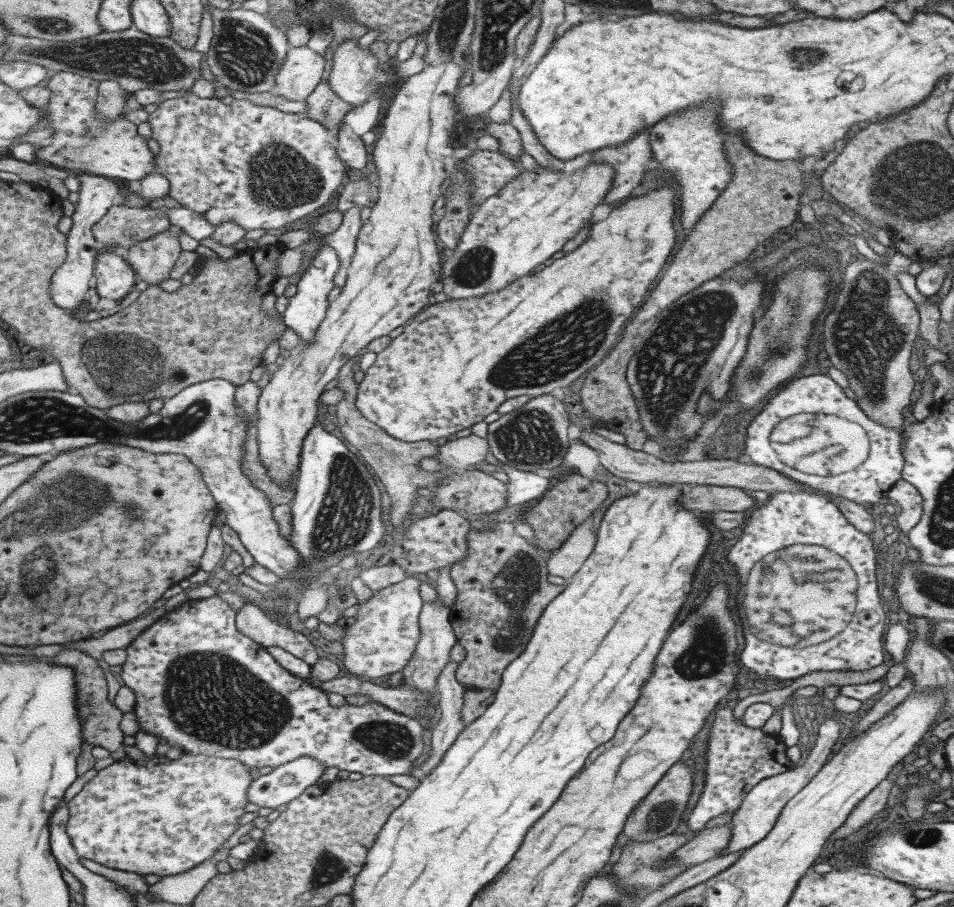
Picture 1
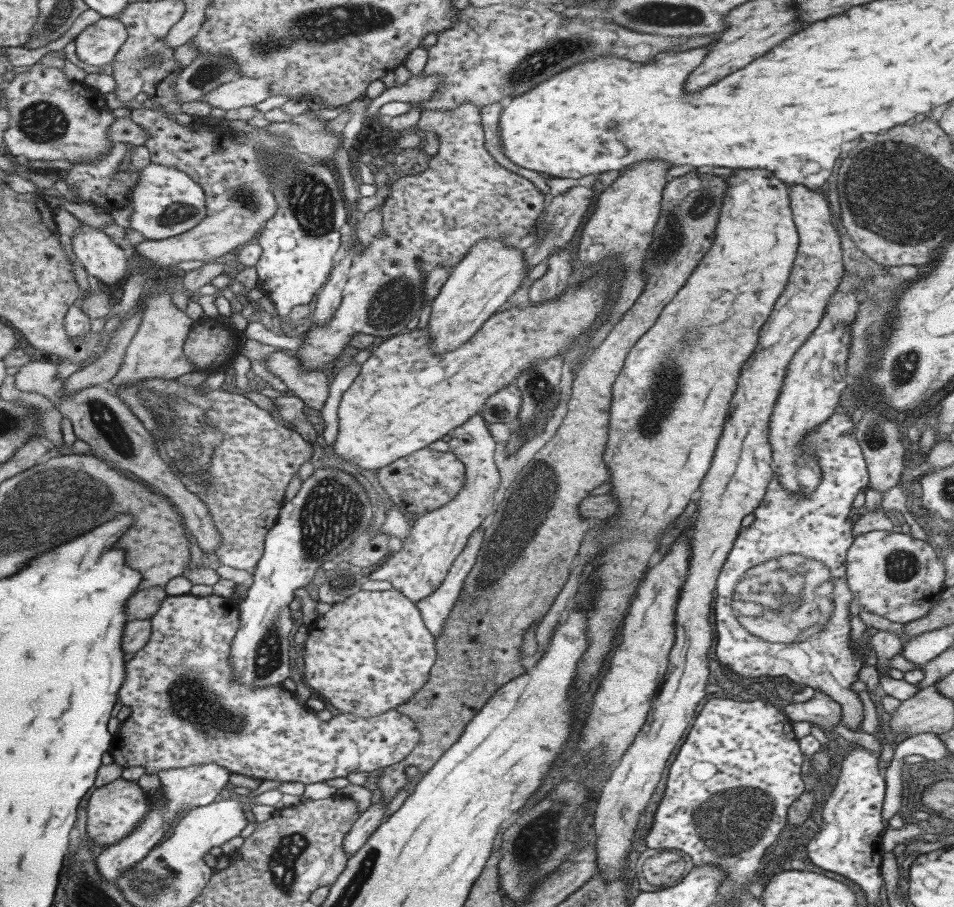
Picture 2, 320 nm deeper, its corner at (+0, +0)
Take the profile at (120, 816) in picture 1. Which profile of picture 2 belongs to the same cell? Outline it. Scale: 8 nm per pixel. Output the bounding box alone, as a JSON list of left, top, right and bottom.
[85,777,149,848]

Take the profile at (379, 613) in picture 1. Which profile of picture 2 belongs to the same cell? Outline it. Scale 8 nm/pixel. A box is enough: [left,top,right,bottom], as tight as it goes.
[299,588,435,718]

